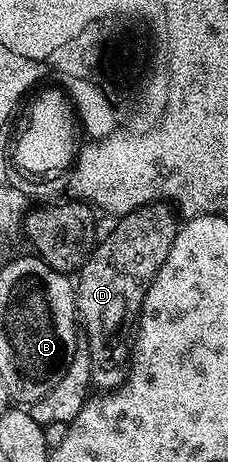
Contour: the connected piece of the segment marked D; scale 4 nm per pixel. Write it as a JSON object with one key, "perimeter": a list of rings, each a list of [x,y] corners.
{"perimeter":[[[152,202],[143,208],[135,208],[130,214],[120,215],[114,222],[117,223],[114,224],[113,231],[106,238],[104,235],[94,245],[93,251],[89,253],[89,257],[81,265],[75,278],[79,326],[91,356],[93,386],[101,392],[120,386],[127,377],[126,363],[131,358],[130,331],[134,329],[137,319],[141,316],[141,305],[147,296],[147,288],[153,283],[153,278],[159,272],[163,260],[167,260],[171,252],[171,244],[177,235],[179,218],[172,206],[163,202]]]}

